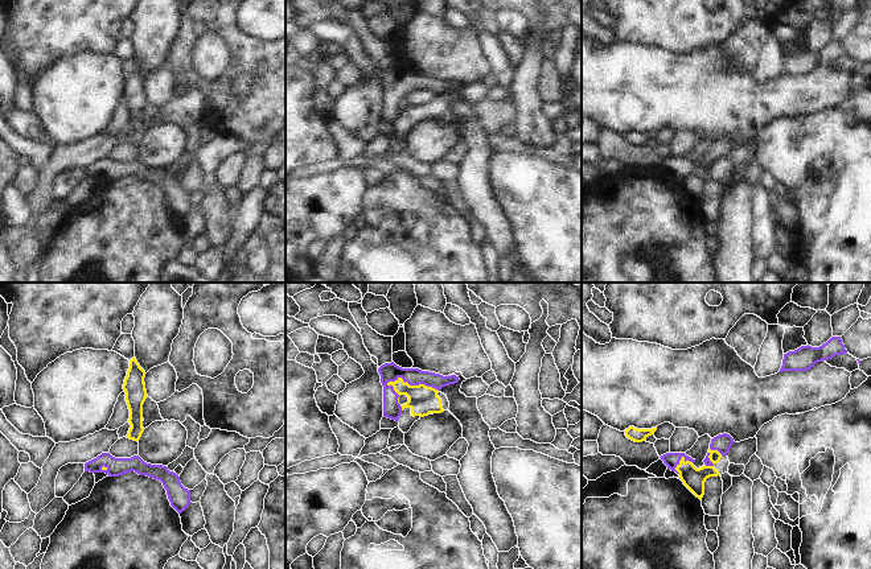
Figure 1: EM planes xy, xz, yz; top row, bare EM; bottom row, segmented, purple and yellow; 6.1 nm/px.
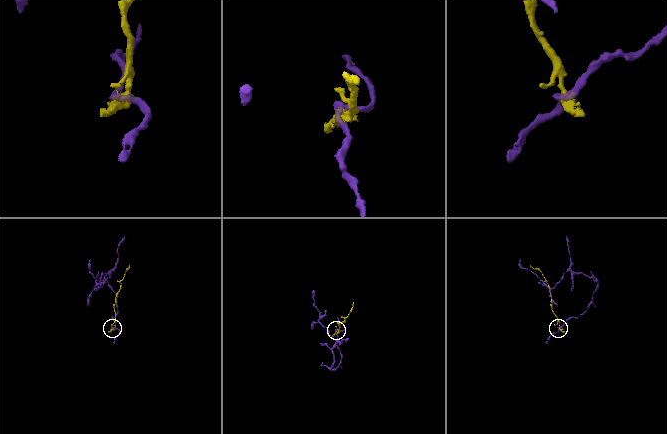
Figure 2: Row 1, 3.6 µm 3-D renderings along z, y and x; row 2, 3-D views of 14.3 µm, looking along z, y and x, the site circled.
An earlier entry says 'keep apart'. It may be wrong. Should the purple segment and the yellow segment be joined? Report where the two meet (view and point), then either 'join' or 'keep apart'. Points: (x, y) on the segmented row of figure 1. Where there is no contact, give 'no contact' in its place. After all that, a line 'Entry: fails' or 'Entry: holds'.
contact xz (413, 384); keep apart
Entry: holds

